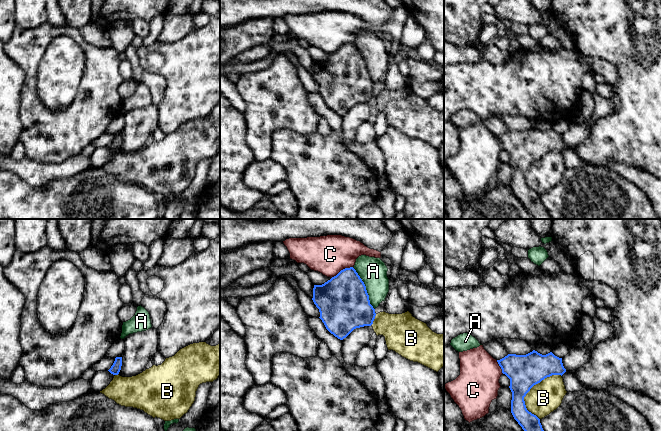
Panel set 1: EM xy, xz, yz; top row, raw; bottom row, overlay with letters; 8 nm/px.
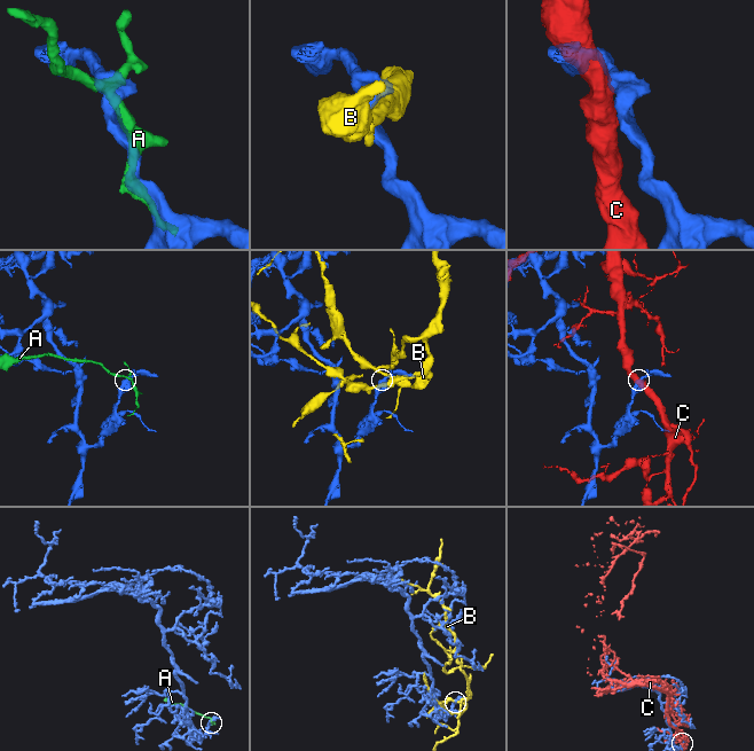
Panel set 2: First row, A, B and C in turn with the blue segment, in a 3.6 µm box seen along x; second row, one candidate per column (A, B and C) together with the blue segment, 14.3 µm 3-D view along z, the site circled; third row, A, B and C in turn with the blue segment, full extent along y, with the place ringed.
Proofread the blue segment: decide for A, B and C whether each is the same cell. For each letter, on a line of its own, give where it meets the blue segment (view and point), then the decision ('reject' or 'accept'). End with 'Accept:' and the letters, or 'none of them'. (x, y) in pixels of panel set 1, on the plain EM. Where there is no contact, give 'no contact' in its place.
A: meets blue in xz at (365, 64); reject
B: meets blue in yz at (529, 166); reject
C: meets blue in xz at (341, 46); reject
Accept: none of them

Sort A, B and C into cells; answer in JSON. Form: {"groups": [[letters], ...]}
{"groups": [["A"], ["B"], ["C"]]}

